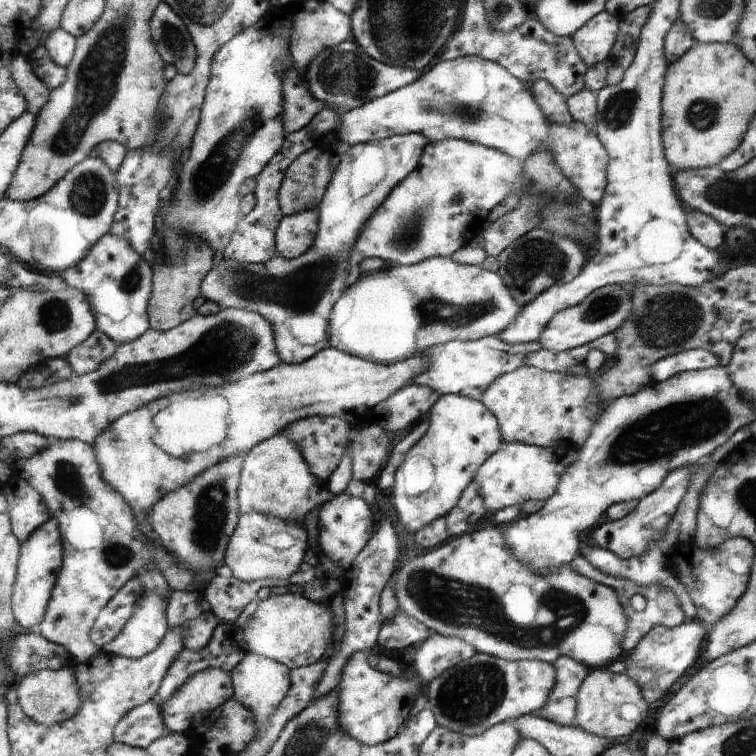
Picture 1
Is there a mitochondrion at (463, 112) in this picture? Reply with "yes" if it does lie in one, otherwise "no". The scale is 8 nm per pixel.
yes

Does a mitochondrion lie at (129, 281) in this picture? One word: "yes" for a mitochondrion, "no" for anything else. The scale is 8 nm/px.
yes

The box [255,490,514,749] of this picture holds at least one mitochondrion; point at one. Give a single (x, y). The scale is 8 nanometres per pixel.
(471, 695)

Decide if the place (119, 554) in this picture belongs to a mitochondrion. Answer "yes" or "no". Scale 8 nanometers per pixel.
yes

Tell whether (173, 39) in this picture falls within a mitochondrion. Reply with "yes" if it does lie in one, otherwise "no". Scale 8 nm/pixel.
yes

